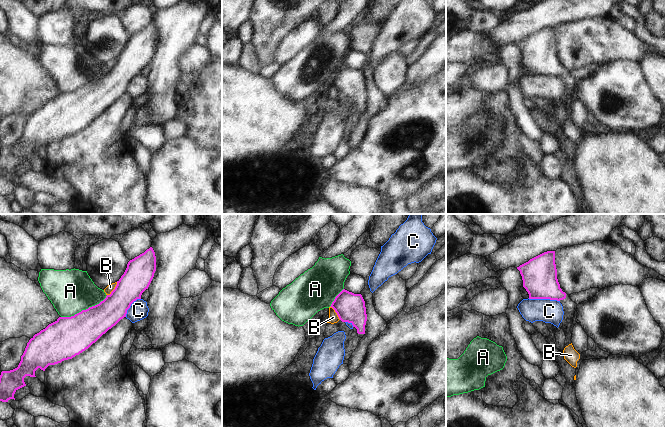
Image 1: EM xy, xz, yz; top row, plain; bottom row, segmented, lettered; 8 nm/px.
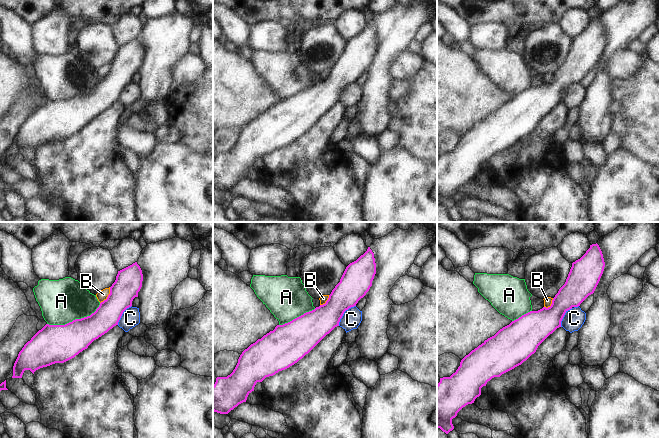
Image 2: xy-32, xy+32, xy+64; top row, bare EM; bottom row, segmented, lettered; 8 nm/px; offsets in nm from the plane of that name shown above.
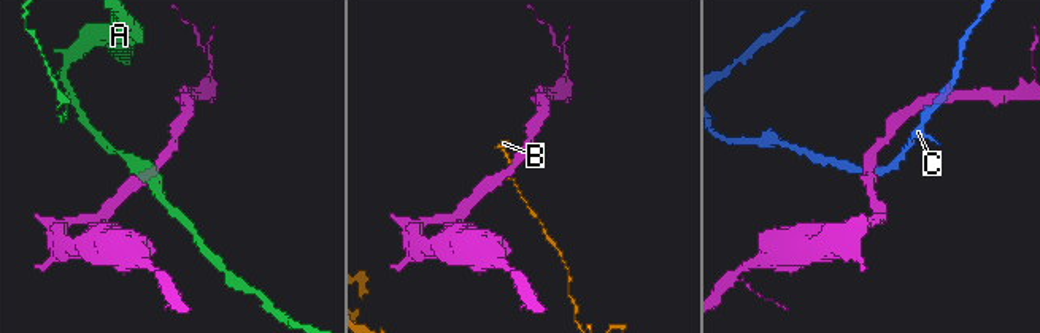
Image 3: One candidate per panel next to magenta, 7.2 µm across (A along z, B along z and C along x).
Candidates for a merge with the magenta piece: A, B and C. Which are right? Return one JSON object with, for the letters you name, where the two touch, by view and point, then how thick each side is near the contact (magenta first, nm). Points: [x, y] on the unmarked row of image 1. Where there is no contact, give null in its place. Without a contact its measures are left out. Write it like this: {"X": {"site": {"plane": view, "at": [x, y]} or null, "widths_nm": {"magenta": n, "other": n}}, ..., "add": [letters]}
{"add": []}

